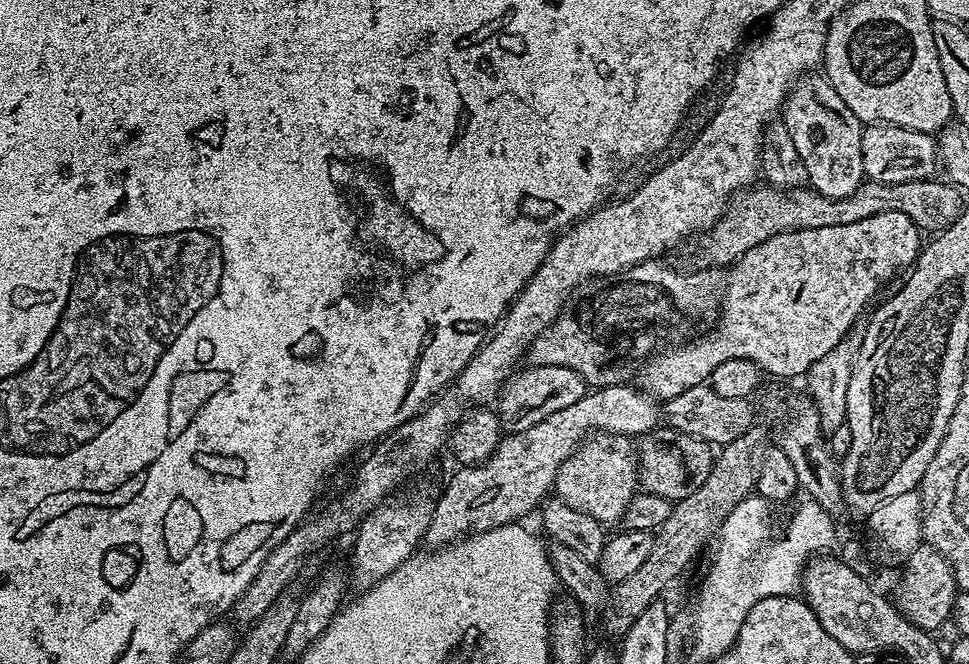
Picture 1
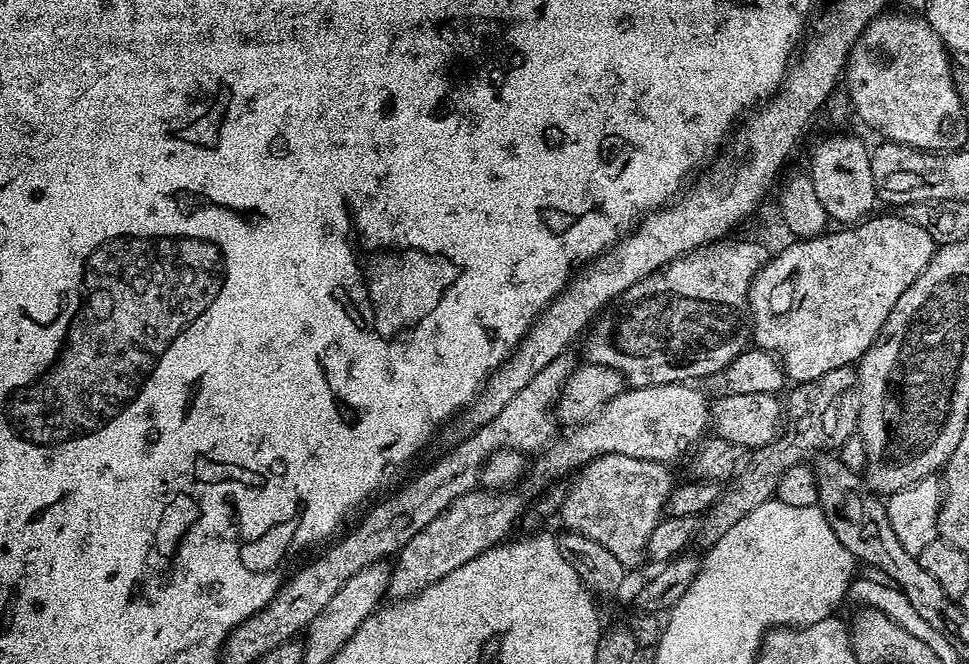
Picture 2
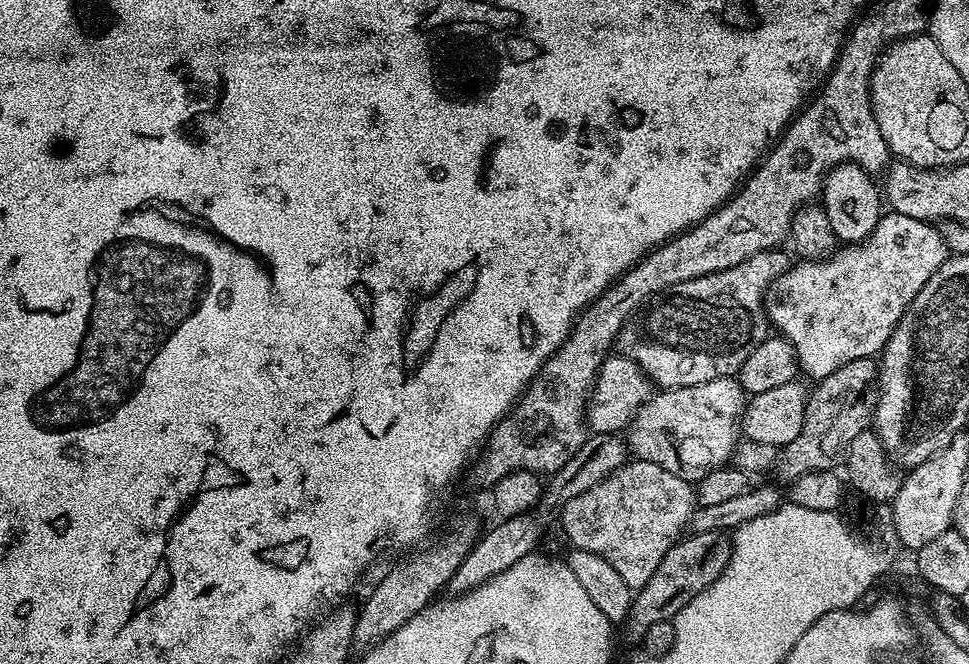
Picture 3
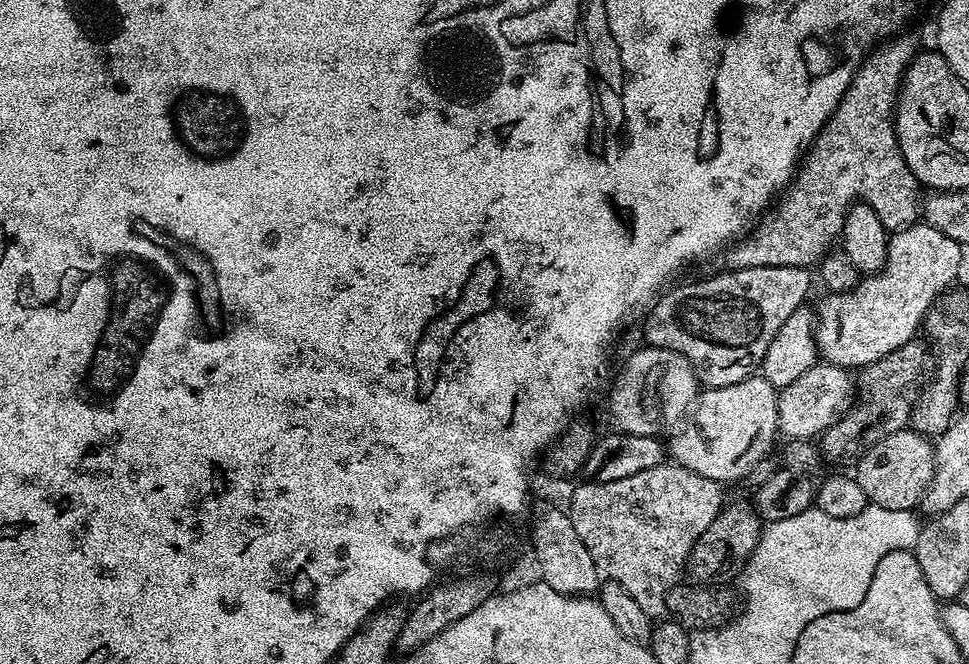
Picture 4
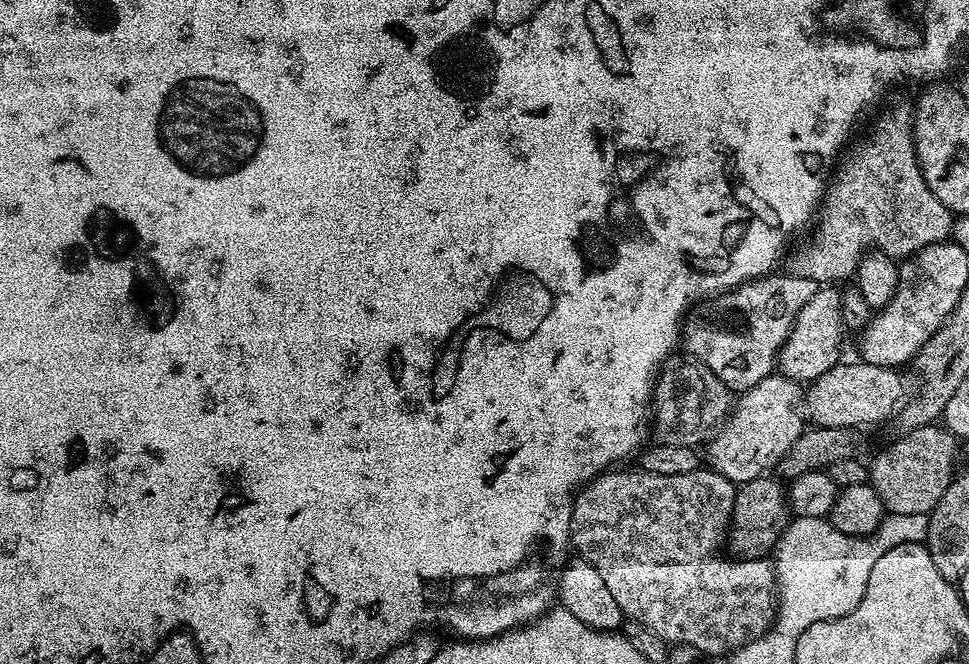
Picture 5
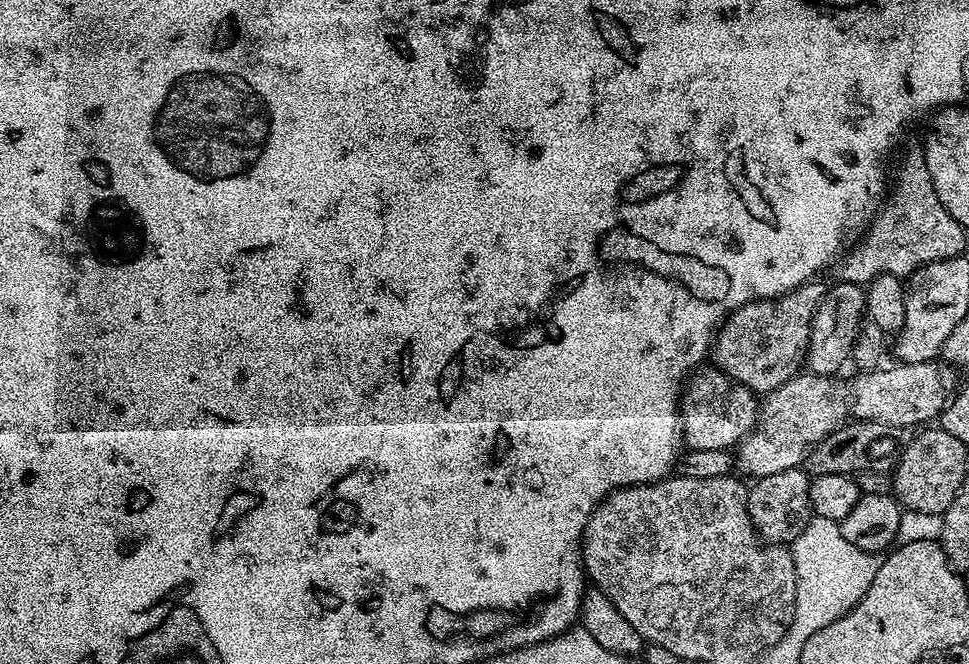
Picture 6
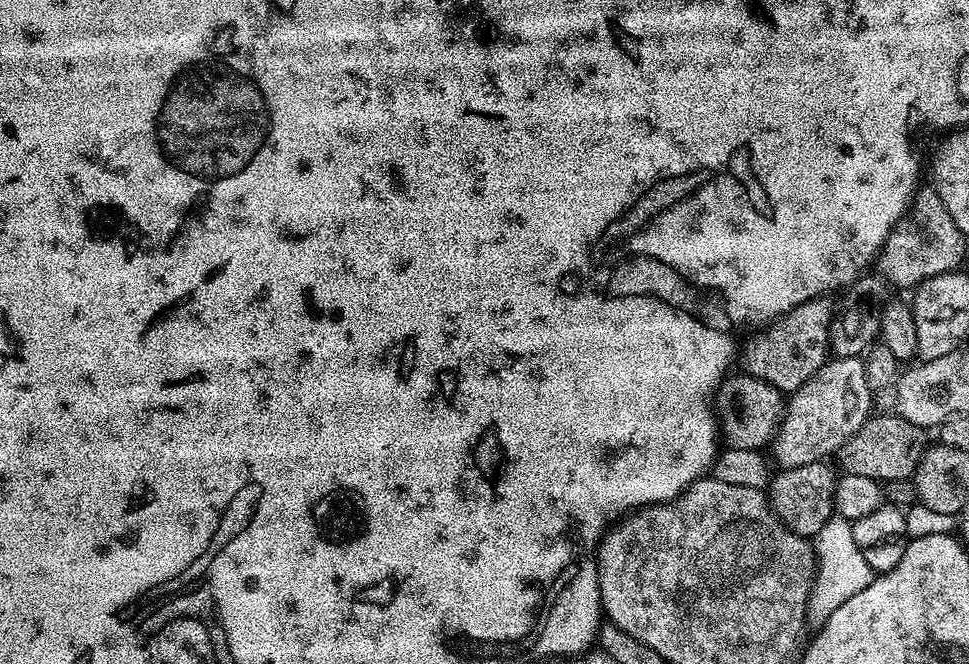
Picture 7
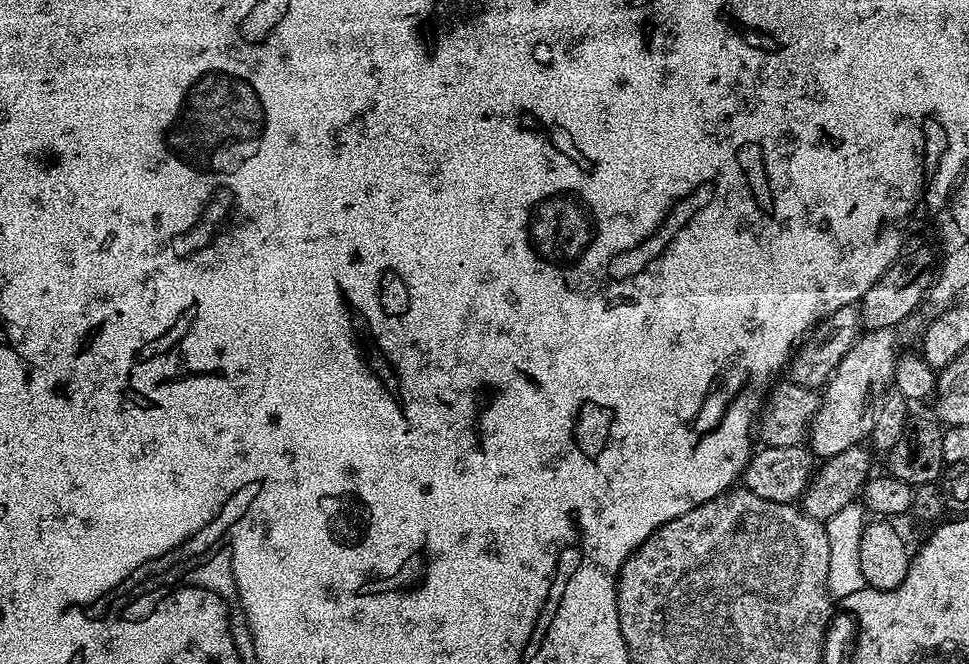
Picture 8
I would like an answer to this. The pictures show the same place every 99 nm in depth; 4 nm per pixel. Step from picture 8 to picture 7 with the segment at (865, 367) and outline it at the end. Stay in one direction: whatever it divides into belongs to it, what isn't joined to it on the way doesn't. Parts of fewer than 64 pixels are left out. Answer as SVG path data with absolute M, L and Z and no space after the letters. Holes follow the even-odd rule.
M836 356L823 364L818 374L814 374L814 378L810 378L796 392L791 393L784 419L774 437L777 460L775 463L780 463L781 469L806 466L819 460L827 461L831 452L832 455L839 453L840 447L870 419L870 413L874 408L873 395L870 386L867 385L864 363L865 361L858 356Z

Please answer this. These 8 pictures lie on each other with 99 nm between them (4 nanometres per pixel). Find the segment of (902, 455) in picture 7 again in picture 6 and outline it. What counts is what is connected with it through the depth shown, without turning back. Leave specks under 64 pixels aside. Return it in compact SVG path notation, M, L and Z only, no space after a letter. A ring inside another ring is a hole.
M873 420L845 422L810 450L802 467L812 478L830 474L855 477L866 470L891 473L902 451L900 436L901 433L897 429Z

